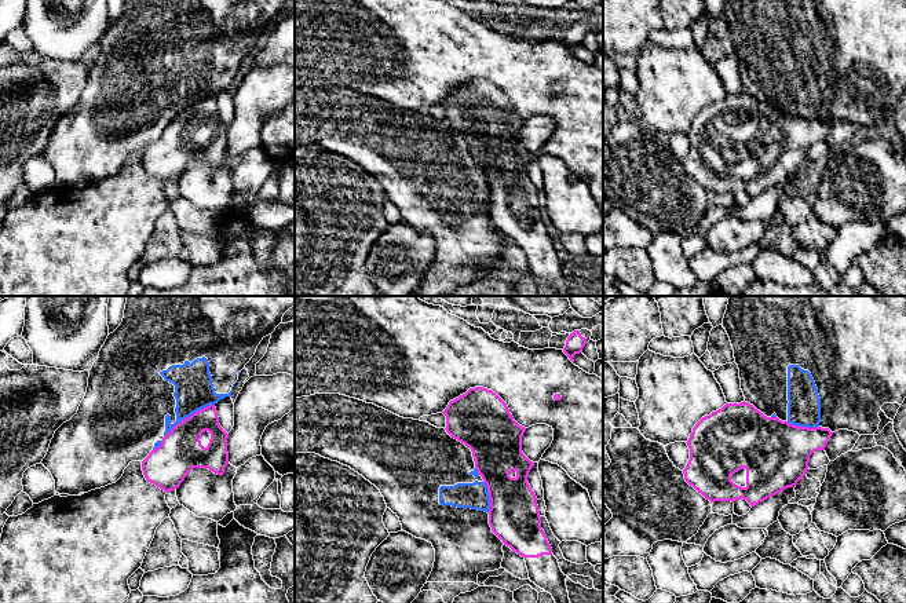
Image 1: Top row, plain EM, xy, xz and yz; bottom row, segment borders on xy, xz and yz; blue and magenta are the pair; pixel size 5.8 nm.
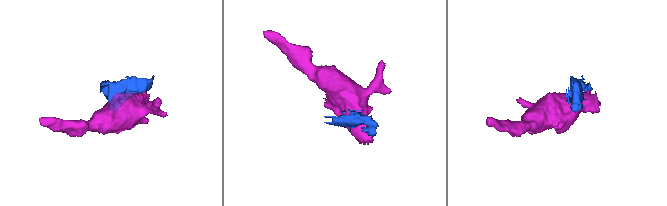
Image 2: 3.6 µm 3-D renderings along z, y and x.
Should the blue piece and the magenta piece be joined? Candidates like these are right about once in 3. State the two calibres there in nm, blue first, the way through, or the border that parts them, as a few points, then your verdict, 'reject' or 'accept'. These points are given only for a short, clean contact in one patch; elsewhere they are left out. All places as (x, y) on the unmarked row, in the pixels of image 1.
calibres 220 and 260 nm; reject

